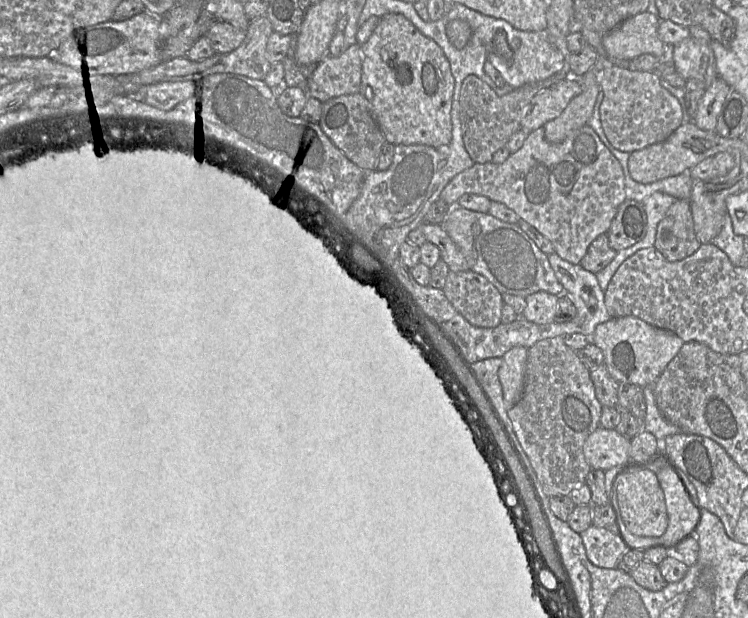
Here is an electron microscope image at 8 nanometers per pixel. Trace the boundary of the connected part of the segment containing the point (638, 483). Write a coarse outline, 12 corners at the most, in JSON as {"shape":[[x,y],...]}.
{"shape":[[657,475],[616,476],[610,495],[616,521],[638,536],[668,527]]}

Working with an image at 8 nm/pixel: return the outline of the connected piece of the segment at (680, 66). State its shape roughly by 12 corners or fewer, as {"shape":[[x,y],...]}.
{"shape":[[699,26],[672,47],[676,72],[706,88],[718,77],[712,37]]}

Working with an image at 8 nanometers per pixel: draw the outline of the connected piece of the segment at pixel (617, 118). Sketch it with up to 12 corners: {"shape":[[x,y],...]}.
{"shape":[[609,64],[600,119],[632,153],[683,123],[657,73]]}

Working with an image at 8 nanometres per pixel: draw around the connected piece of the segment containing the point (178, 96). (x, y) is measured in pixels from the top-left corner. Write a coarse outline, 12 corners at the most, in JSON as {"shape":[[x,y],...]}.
{"shape":[[192,82],[142,86],[131,97],[169,110],[192,94]]}

